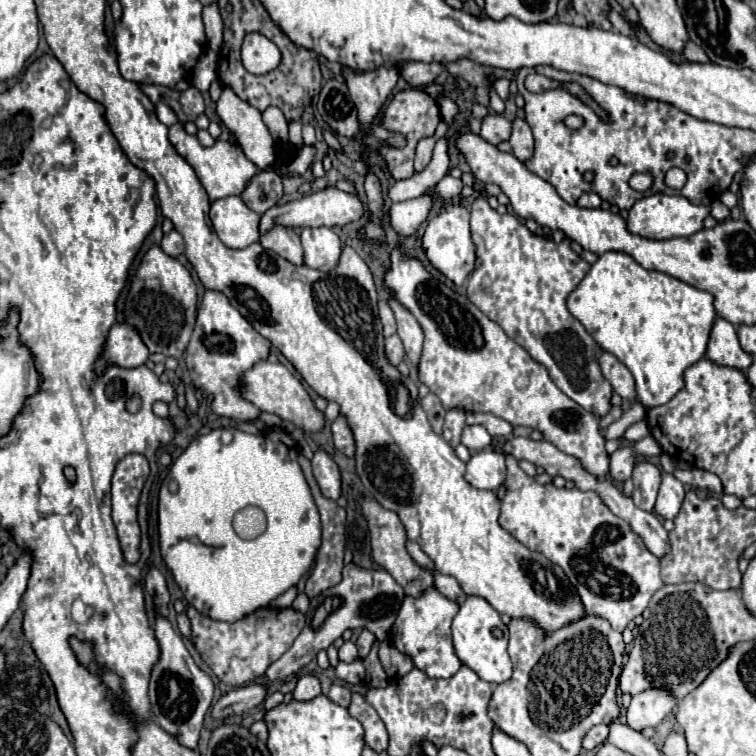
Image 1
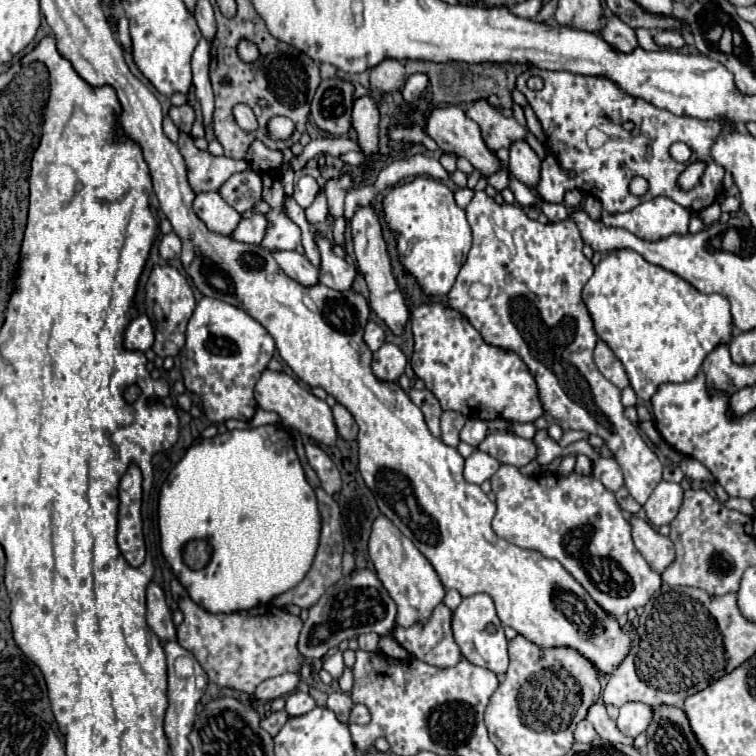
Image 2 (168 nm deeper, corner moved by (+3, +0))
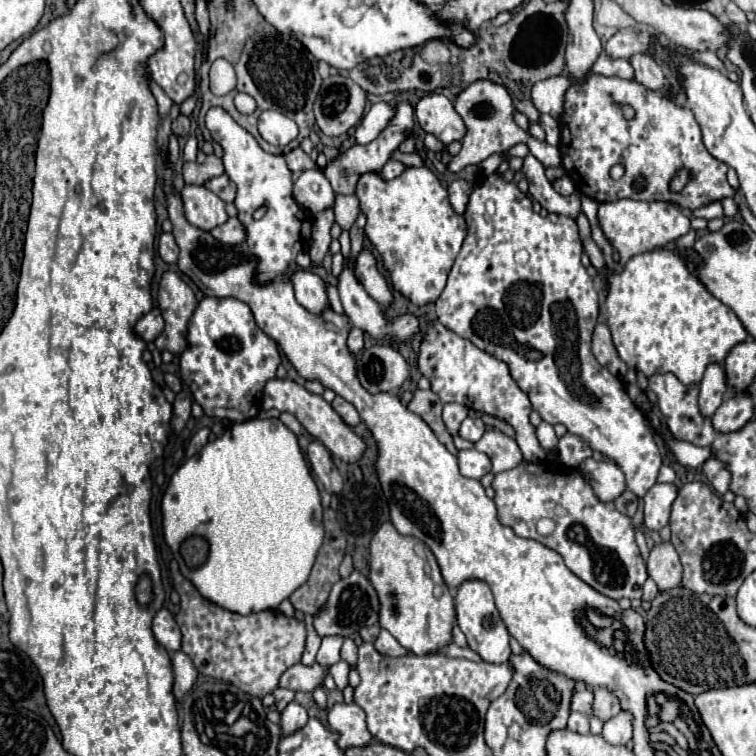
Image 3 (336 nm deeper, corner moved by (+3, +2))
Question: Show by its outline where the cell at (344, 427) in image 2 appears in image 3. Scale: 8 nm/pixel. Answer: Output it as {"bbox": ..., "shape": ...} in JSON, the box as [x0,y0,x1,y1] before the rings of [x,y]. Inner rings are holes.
{"bbox":[331,396,361,426],"shape":[[[335,396],[335,400],[331,402],[331,406],[333,406],[333,410],[349,424],[349,426],[357,426],[359,422],[361,422],[361,418],[359,418],[359,412],[355,410],[355,406],[353,404],[349,404],[345,398],[341,398],[341,396]]]}

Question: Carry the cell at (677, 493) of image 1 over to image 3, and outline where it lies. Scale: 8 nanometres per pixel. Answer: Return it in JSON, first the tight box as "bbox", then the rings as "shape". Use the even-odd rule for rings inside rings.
{"bbox":[645,484,677,532],"shape":[[[653,484],[645,494],[645,528],[659,532],[663,526],[667,526],[675,498],[677,488],[673,484]]]}

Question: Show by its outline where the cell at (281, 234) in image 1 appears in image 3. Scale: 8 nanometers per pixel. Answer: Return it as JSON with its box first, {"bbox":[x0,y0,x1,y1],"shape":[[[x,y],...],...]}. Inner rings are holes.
{"bbox":[291,270,329,314],"shape":[[[297,270],[291,278],[297,302],[311,314],[323,314],[329,308],[327,286],[315,272]]]}

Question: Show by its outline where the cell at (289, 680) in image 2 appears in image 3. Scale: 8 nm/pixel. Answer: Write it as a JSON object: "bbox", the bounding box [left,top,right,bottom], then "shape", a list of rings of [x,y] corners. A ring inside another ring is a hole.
{"bbox":[279,664,327,692],"shape":[[[295,664],[291,666],[279,680],[279,686],[291,688],[295,692],[313,692],[315,688],[323,686],[323,680],[327,676],[327,666],[321,664],[313,664],[313,666],[305,666],[305,664]]]}

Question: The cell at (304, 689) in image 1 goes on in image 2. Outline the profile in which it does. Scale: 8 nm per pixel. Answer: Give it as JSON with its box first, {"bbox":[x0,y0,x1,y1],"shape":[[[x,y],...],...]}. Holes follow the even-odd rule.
{"bbox":[285,690,315,716],"shape":[[[295,690],[287,696],[287,704],[285,704],[285,712],[289,716],[301,716],[301,714],[307,714],[309,710],[315,708],[315,700],[311,698],[309,692],[303,692],[303,690]]]}

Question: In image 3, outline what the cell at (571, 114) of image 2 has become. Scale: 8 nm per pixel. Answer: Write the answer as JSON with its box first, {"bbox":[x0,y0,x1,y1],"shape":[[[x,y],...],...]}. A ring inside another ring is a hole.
{"bbox":[561,74,735,210],"shape":[[[591,74],[585,84],[571,86],[565,94],[565,112],[561,116],[561,158],[565,174],[575,182],[577,190],[597,202],[613,202],[617,198],[637,198],[637,200],[675,200],[681,208],[697,210],[701,206],[707,206],[715,200],[723,200],[727,196],[735,196],[735,190],[727,182],[727,164],[721,164],[717,158],[713,158],[703,140],[701,140],[701,128],[697,120],[693,118],[693,112],[689,108],[681,108],[675,102],[661,98],[661,94],[653,94],[653,90],[645,90],[637,80],[623,80],[623,78],[609,78],[601,74]],[[619,104],[629,104],[635,110],[633,120],[625,120]],[[615,164],[623,164],[625,174],[619,180],[613,180],[609,176],[609,170]],[[687,168],[691,174],[691,180],[681,192],[671,192],[669,184],[671,178],[677,174],[677,170]],[[643,176],[645,188],[643,192],[635,192],[635,180]]]}

